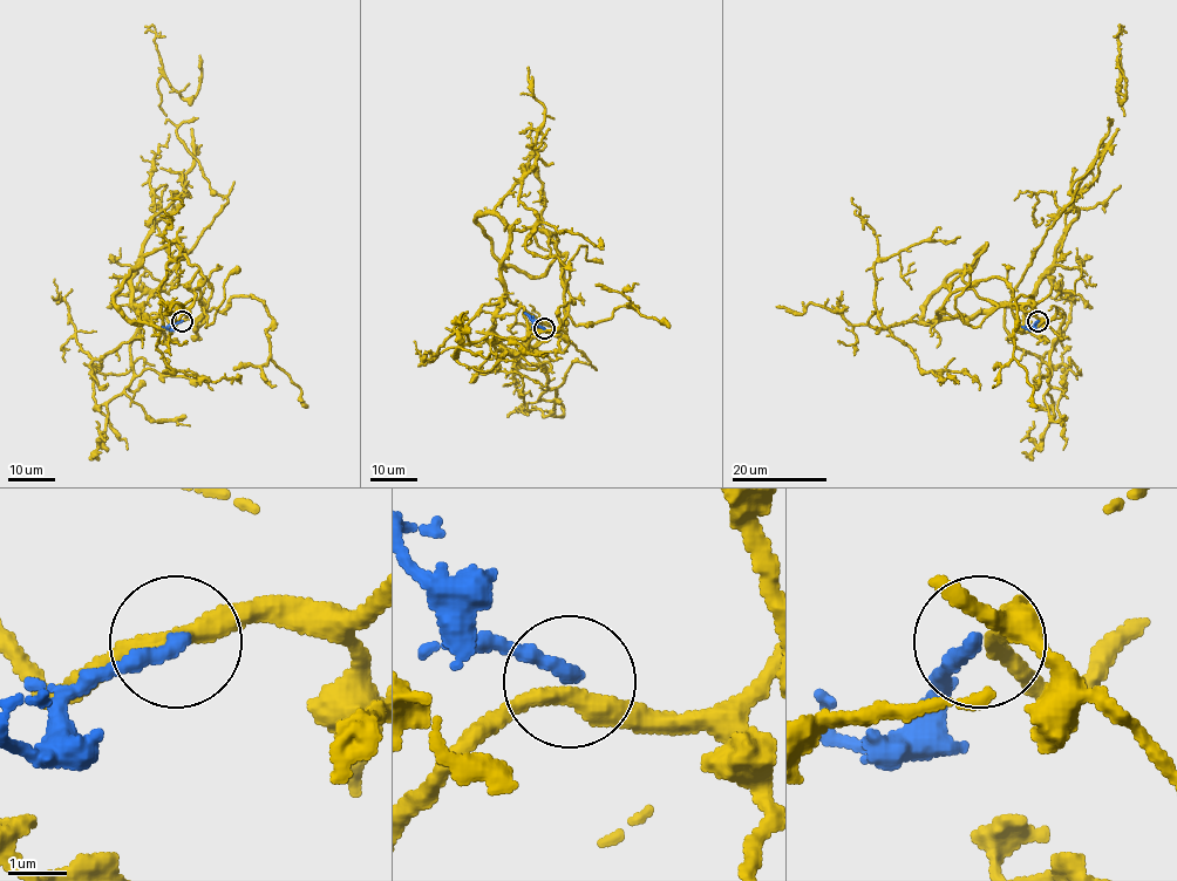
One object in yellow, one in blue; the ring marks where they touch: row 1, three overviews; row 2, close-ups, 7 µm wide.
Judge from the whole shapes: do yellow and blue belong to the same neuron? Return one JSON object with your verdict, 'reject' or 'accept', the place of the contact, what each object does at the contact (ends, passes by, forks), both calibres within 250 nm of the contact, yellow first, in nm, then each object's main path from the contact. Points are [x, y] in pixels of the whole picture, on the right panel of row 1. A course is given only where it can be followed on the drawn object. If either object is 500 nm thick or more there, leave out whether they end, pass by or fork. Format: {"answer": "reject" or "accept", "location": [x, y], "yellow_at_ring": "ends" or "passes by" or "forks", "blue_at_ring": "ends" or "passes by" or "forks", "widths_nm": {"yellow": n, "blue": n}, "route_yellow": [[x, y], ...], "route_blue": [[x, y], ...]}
{"answer": "reject", "location": [1038, 321], "yellow_at_ring": "passes by", "blue_at_ring": "ends", "widths_nm": {"yellow": 320, "blue": 280}, "route_yellow": [[1039, 321], [971, 288], [953, 292], [937, 312], [966, 318], [1007, 305], [1108, 127], [1123, 116], [1118, 54]], "route_blue": [[1039, 321], [1031, 329], [1022, 326]]}

